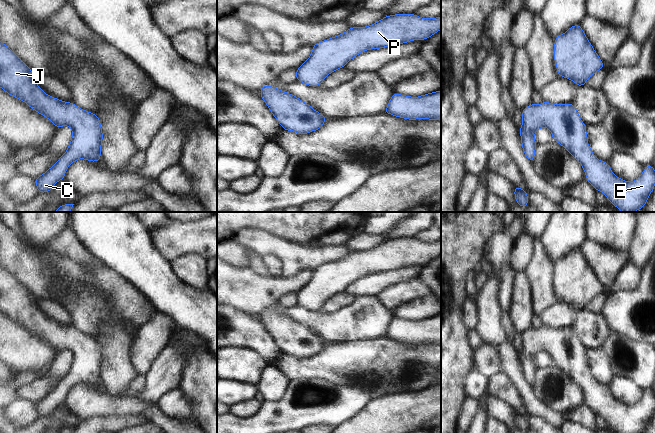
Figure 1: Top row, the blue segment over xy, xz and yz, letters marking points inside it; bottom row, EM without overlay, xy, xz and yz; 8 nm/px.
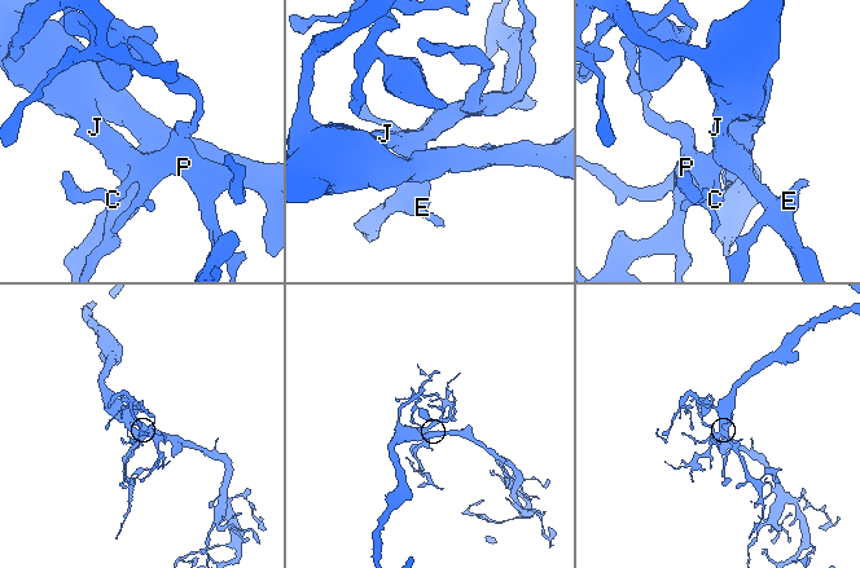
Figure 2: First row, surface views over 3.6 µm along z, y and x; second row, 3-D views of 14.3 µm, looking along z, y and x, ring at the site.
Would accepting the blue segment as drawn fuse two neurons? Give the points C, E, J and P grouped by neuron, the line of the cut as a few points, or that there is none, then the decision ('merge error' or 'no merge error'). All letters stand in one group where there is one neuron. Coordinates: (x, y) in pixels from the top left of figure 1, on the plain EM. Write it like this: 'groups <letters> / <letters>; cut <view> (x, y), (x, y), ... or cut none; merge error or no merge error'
groups C E J P; cut none; no merge error

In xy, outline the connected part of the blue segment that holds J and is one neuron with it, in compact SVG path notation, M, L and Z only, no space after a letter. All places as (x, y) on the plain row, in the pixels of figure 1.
M0 265L0 312L50 344L57 354L63 350L69 350L72 354L66 376L45 397L34 402L38 417L47 417L65 402L68 391L74 385L98 386L101 383L103 355L101 344L95 337L46 318L38 310L34 298Z

